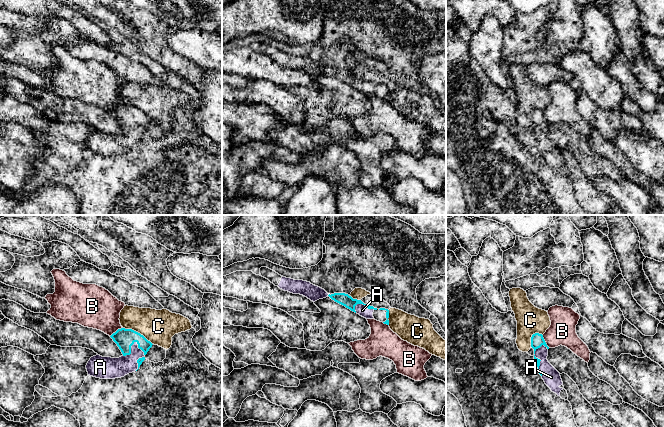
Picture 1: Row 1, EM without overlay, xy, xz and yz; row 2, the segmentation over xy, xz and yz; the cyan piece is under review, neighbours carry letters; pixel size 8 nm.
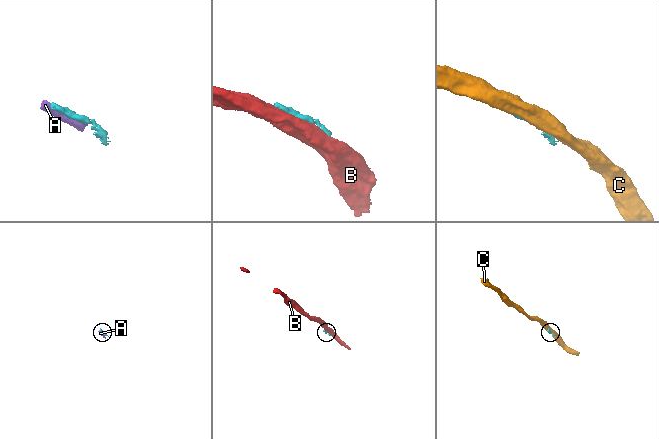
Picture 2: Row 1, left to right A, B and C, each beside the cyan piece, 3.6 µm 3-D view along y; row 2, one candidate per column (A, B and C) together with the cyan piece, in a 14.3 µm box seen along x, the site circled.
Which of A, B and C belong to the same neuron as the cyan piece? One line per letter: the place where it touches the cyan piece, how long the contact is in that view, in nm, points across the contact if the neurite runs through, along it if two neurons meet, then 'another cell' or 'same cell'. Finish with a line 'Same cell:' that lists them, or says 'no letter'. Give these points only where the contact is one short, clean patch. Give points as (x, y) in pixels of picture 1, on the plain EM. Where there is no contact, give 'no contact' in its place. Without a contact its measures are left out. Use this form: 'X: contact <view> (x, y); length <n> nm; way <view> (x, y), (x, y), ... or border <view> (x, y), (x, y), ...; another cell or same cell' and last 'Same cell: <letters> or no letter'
A: contact xy (142, 133); length 240 nm; same cell
B: contact xy (117, 106); length 130 nm; another cell
C: contact xy (137, 108); length 280 nm; another cell
Same cell: A

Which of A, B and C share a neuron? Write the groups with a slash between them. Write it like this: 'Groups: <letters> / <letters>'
Groups: A / B / C

